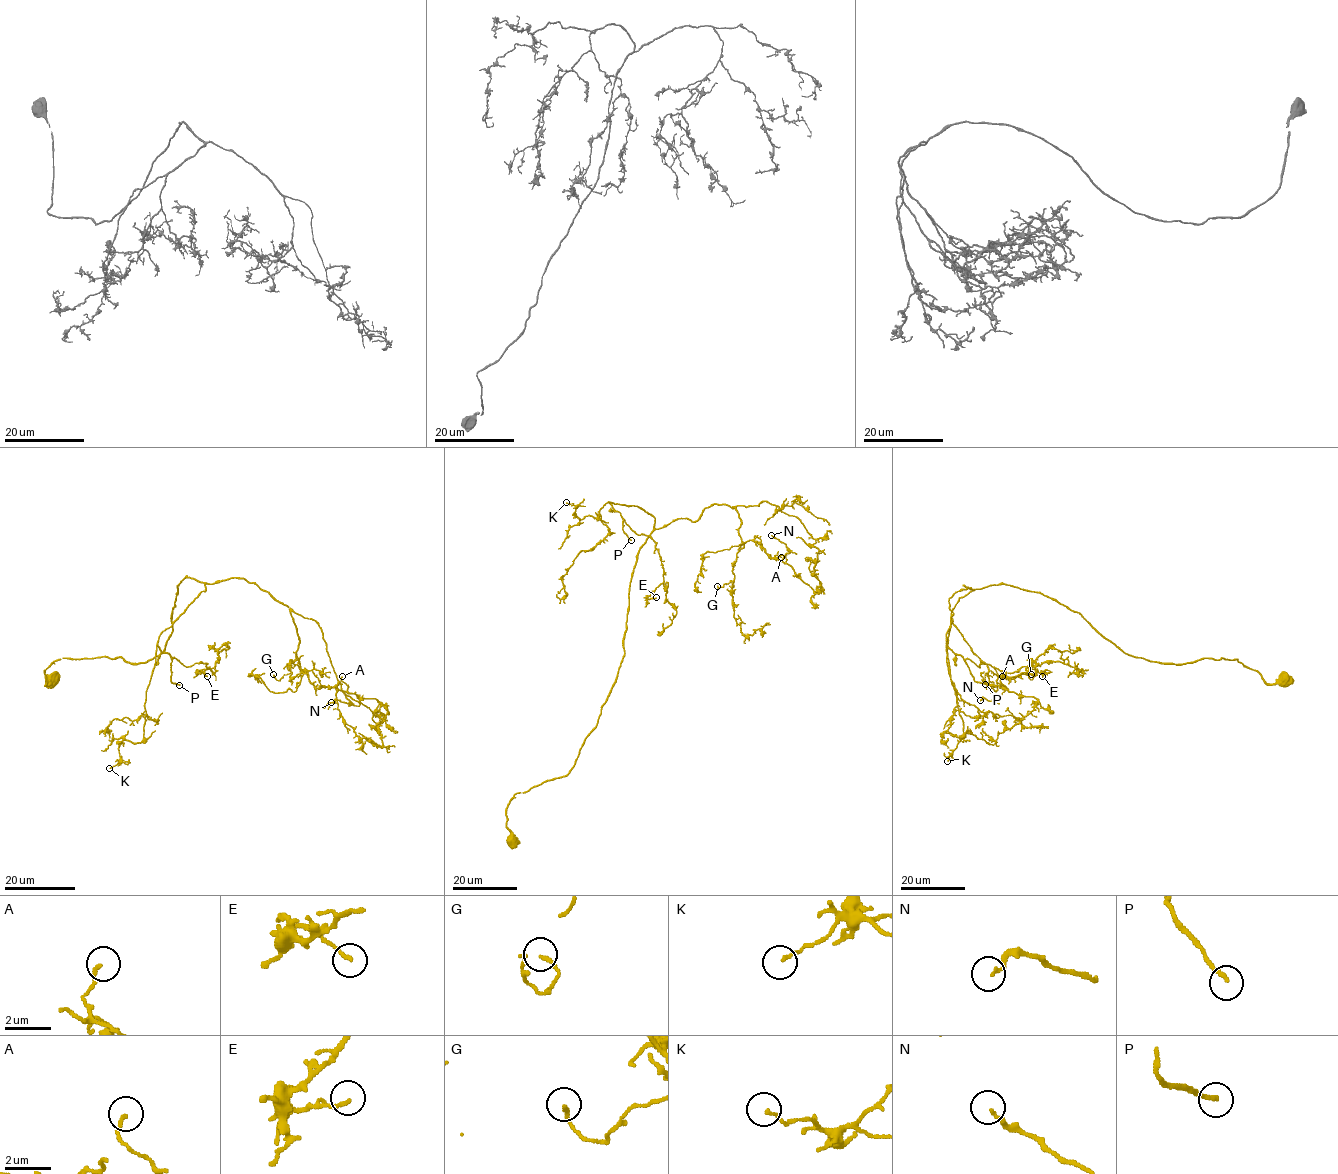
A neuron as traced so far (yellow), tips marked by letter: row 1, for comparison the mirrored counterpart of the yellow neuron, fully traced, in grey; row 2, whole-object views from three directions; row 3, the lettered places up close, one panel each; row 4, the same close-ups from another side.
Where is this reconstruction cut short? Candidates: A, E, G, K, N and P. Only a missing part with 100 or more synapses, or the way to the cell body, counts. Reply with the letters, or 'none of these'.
P

